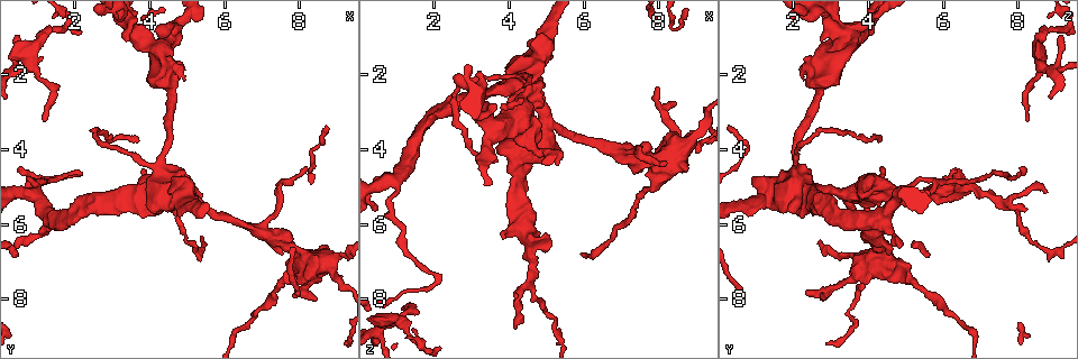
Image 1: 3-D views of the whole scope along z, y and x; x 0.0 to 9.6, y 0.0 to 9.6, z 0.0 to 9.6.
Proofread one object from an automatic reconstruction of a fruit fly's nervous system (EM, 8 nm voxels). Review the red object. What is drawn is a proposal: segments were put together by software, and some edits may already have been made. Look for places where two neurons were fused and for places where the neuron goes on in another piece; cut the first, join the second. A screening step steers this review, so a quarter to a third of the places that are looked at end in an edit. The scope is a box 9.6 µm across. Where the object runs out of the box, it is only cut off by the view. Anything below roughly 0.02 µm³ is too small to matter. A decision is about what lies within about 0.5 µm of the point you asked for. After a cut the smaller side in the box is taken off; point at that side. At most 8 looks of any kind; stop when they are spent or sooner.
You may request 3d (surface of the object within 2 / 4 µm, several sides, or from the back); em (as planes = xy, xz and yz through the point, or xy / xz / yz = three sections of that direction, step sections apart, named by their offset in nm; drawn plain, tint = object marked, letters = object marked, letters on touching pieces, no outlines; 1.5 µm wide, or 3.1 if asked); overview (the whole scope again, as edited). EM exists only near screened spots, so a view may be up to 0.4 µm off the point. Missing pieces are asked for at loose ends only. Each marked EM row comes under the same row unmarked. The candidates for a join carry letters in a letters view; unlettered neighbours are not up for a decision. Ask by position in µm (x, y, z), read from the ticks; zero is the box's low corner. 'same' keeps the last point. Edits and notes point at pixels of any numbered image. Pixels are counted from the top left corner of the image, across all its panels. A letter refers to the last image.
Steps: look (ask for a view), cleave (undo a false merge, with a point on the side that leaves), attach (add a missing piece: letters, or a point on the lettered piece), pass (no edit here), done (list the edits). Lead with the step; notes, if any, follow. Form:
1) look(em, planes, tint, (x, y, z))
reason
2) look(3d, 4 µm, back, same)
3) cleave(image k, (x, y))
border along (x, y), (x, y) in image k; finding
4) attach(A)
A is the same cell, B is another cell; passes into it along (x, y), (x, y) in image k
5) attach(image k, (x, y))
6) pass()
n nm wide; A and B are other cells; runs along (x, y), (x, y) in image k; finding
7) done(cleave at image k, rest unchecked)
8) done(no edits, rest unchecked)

look(3d, 2 µm, (1.20, 3.20, 8.25))
an open end

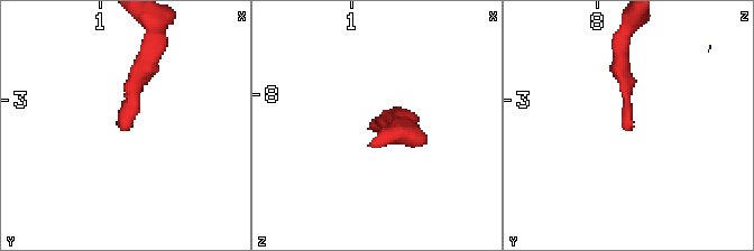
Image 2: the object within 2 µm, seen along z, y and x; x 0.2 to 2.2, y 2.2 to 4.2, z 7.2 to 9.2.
look(em, planes, tint, (1.24, 3.24, 8.26))

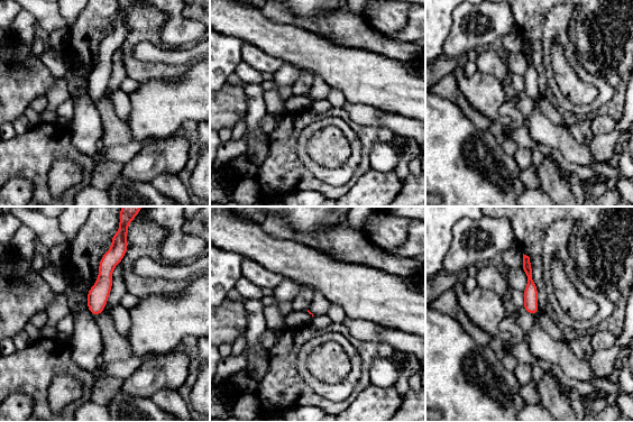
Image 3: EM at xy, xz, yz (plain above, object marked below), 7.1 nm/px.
look(em, planes, letters, same)

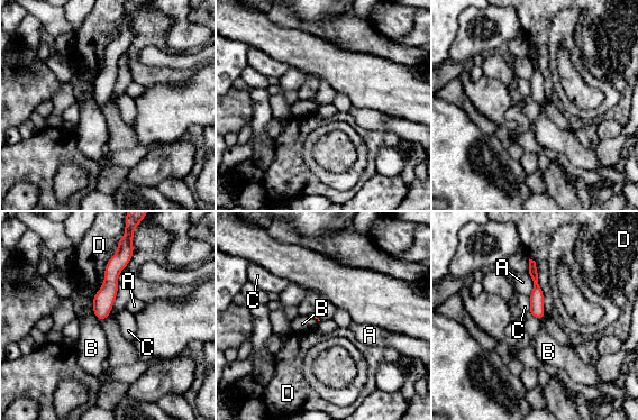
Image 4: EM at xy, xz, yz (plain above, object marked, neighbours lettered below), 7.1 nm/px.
pass()
A, B, C and D are other cells; border along (93, 313), (100, 321) in image 4; no lettered piece goes on from it

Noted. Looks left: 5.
look(3d, 2 µm, (4.05, 5.30, 3.80))
an open end

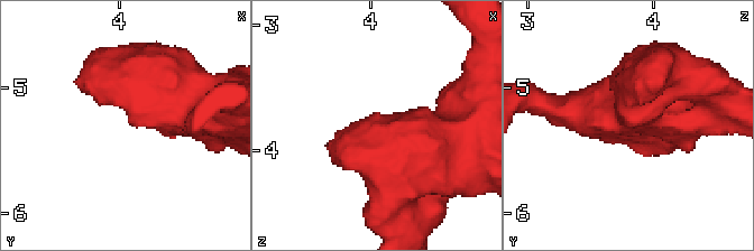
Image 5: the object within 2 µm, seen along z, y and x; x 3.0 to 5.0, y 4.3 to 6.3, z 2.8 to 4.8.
look(em, yz, step 4, tint, (4.10, 5.28, 3.76))
now the EM

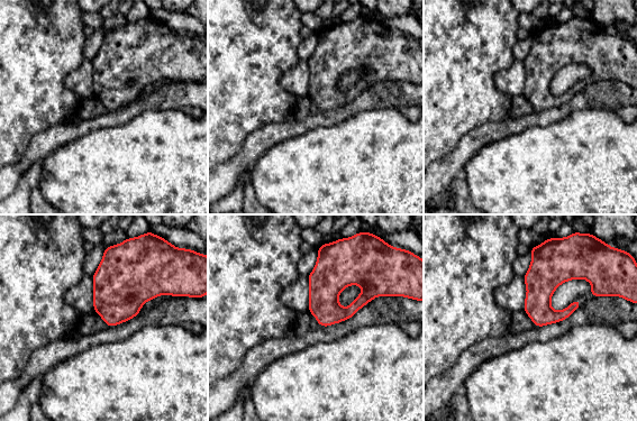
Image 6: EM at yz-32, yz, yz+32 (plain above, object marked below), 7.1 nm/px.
look(em, planes, letters, same)

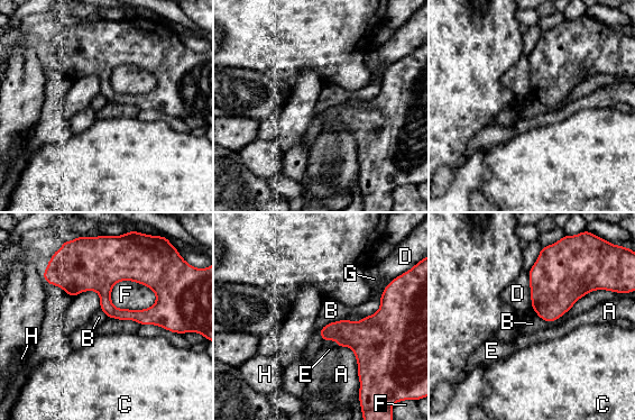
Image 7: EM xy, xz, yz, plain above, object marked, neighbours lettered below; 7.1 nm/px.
pass()
A, B, C, D, E, F, G and H are other cells; runs along (58, 283), (93, 283), (117, 313), (166, 326) in image 7; none of them fits

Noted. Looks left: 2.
look(em, 3.1 µm, xy, step 8, tint, (8.50, 8.05, 2.80))
tapers out

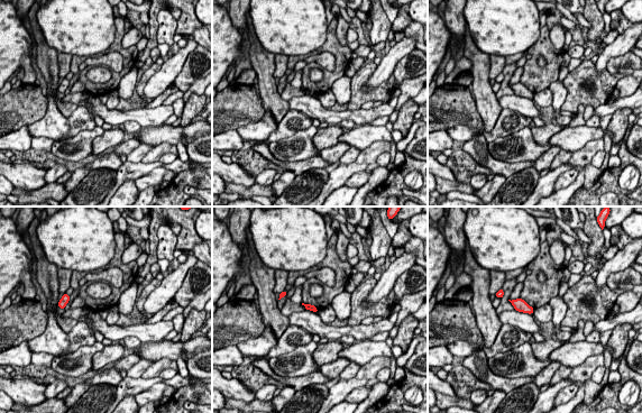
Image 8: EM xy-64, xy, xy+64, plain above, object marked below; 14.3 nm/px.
look(em, 3.1 µm, planes, letters, same)

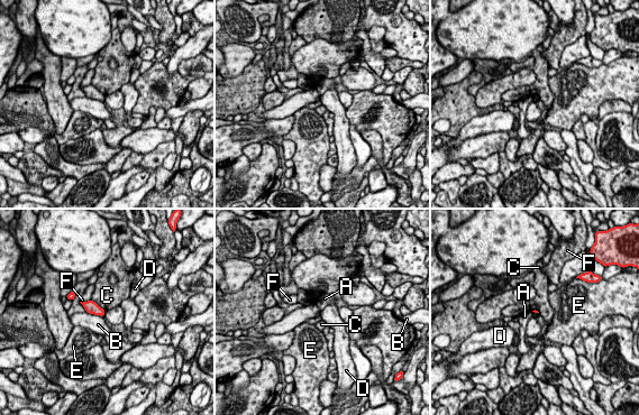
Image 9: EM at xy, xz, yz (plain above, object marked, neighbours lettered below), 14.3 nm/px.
pass()
A, B, C, D, E and F are other cells; border along (106, 311), (103, 315) in image 9; no lettered piece goes on from it

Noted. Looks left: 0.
done(no edits, rest unchecked)

